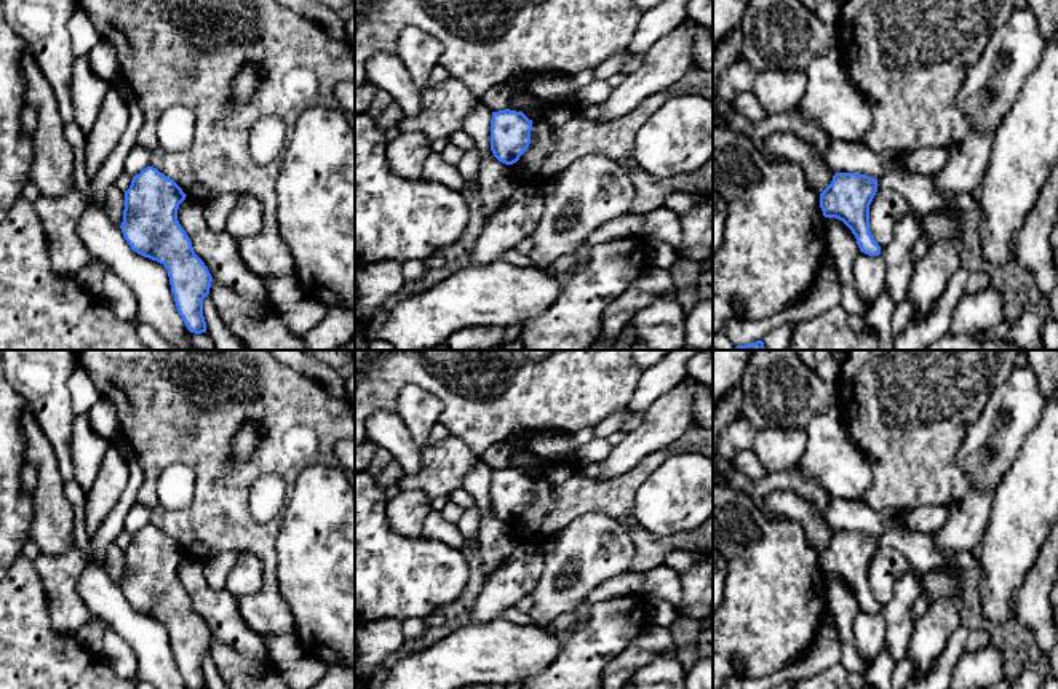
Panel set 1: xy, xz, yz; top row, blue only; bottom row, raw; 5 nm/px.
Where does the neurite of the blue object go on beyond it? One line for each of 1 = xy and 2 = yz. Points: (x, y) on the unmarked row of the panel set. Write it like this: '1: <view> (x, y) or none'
1: none
2: none

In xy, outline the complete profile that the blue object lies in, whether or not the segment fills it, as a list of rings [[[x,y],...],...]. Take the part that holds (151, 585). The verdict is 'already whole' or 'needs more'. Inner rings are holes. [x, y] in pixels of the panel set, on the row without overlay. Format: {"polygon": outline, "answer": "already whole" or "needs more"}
{"polygon": [[[147,524],[125,550],[120,587],[133,609],[165,623],[187,687],[206,689],[203,657],[209,652],[213,635],[177,579],[185,555],[173,537]]], "answer": "already whole"}

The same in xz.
{"polygon": [[[510,467],[492,470],[491,508],[494,515],[505,523],[516,521],[531,502],[531,488],[532,478],[523,470]]], "answer": "already whole"}

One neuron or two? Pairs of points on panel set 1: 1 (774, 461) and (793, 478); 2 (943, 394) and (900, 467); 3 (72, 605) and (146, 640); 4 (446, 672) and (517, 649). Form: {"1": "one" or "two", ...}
{"1": "two", "2": "one", "3": "two", "4": "one"}

